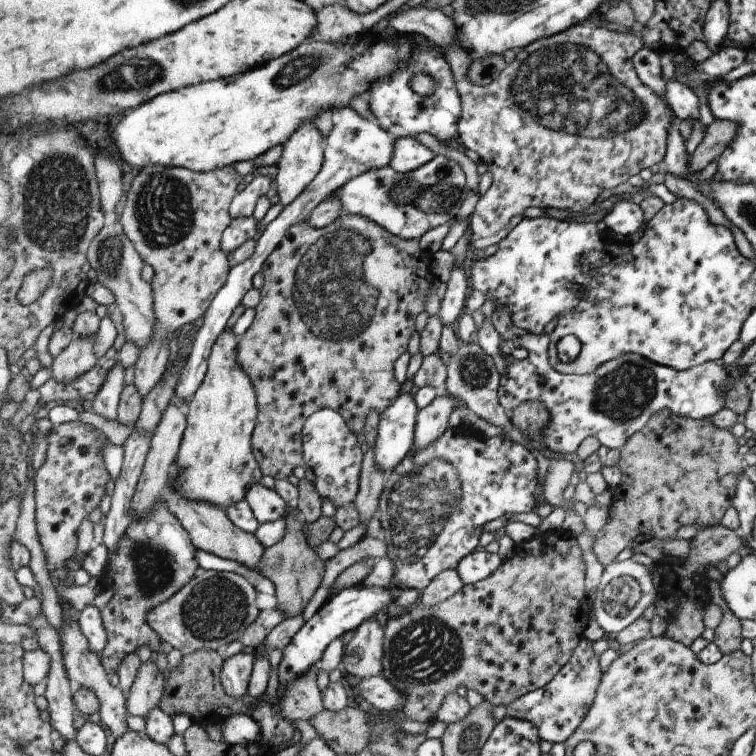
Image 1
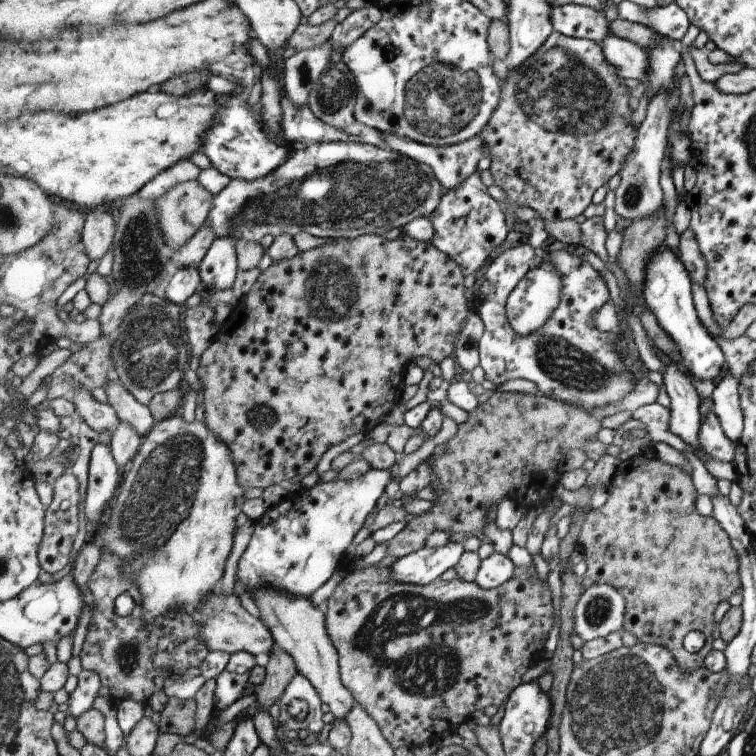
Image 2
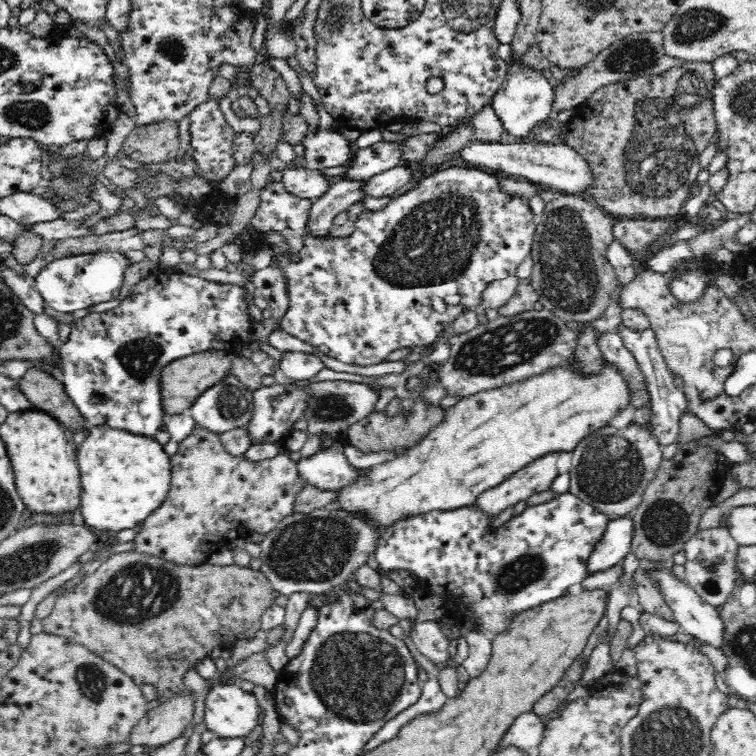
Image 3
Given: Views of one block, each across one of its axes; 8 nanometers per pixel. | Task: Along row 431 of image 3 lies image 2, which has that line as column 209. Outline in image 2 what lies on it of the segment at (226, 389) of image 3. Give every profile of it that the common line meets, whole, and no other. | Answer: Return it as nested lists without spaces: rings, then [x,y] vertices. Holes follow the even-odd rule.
[[[319,142],[309,146],[309,148],[305,148],[305,150],[293,152],[285,164],[282,164],[282,166],[277,168],[275,172],[271,172],[271,174],[263,176],[263,178],[257,178],[257,180],[233,179],[233,182],[231,182],[231,184],[229,184],[229,186],[227,186],[221,194],[215,196],[215,206],[211,208],[210,219],[207,220],[205,226],[211,226],[211,228],[215,230],[217,239],[221,237],[225,238],[225,236],[231,236],[231,238],[237,238],[237,240],[247,238],[247,240],[255,241],[263,240],[267,234],[277,237],[285,233],[293,236],[294,234],[299,234],[300,232],[308,232],[313,236],[317,236],[317,238],[331,239],[339,239],[341,237],[355,238],[369,233],[381,235],[389,232],[389,230],[393,230],[393,228],[405,228],[409,222],[413,222],[413,220],[417,220],[417,218],[430,218],[430,216],[433,216],[435,212],[438,211],[439,204],[442,203],[442,198],[442,182],[437,176],[435,176],[435,170],[428,164],[421,163],[409,156],[405,156],[403,153],[395,152],[394,149],[382,149],[378,146],[371,146],[371,144],[363,144],[362,142]],[[313,180],[315,180],[317,184],[315,184],[315,186],[311,186],[311,188],[315,188],[315,190],[323,190],[323,192],[319,194],[319,200],[323,200],[323,202],[321,202],[321,206],[323,206],[323,214],[321,214],[321,210],[317,208],[317,204],[319,204],[317,200],[315,200],[315,202],[313,202],[313,200],[305,200],[305,202],[301,202],[301,200],[299,200],[299,190],[303,188],[303,184],[305,184],[305,182],[313,182]]]

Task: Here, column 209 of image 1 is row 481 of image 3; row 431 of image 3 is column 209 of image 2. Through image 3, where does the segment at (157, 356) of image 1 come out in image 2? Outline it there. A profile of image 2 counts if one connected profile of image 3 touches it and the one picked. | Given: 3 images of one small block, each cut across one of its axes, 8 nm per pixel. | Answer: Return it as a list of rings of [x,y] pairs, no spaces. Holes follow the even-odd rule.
[[[197,179],[185,184],[177,184],[165,196],[154,201],[155,206],[159,208],[159,226],[163,232],[163,240],[165,244],[169,244],[169,248],[175,254],[177,250],[181,250],[185,244],[193,240],[210,219],[211,208],[215,206],[215,195],[207,188],[203,188],[203,184],[199,184]]]

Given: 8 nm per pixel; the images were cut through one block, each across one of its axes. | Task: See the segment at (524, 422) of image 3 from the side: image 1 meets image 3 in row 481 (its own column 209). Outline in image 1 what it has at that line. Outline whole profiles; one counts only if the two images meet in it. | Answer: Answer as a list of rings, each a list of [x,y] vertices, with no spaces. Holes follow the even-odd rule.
[[[231,327],[225,328],[217,338],[208,362],[205,380],[189,404],[188,425],[179,449],[174,469],[179,474],[179,490],[187,500],[209,502],[213,506],[227,508],[245,500],[251,487],[261,482],[262,468],[255,458],[253,435],[257,428],[259,408],[257,390],[251,378],[239,364],[240,337],[233,334]]]

